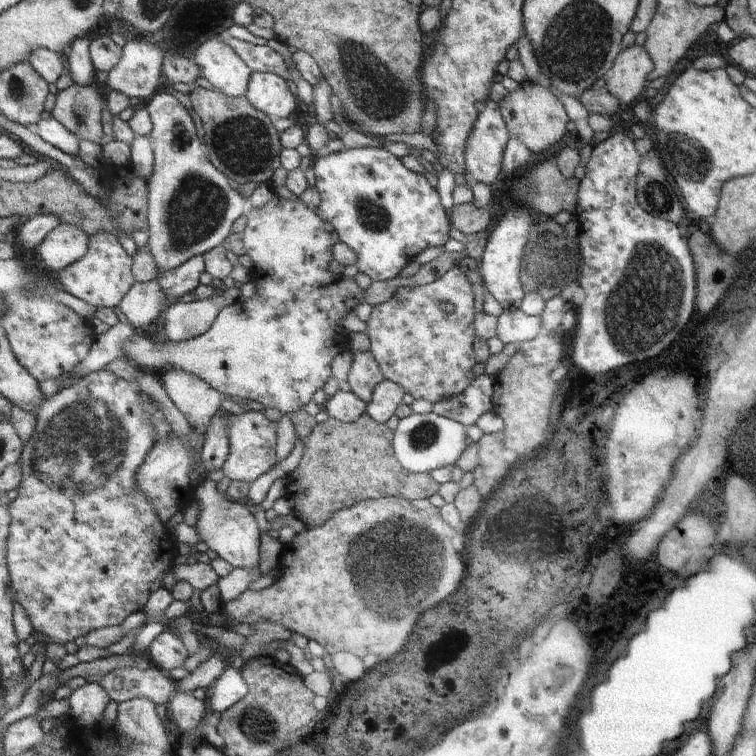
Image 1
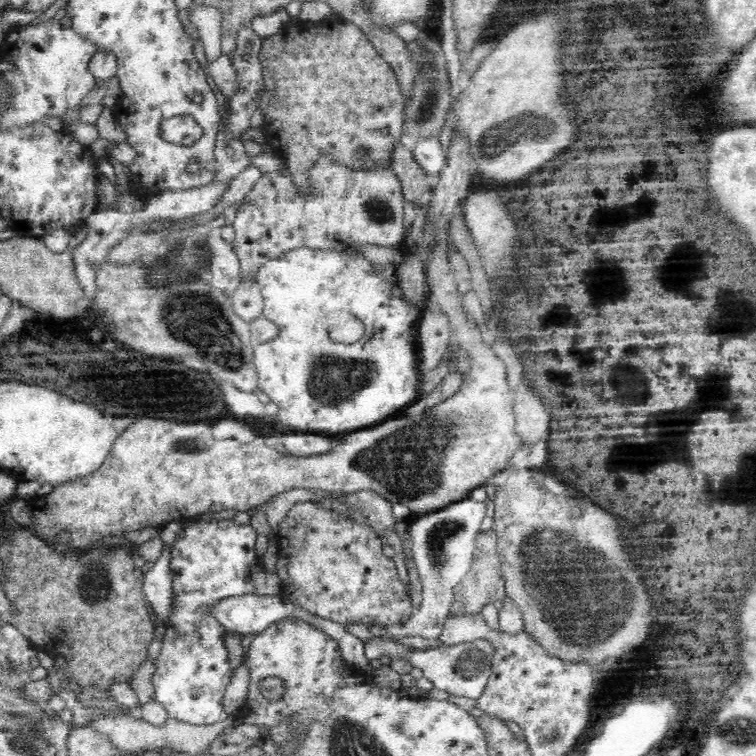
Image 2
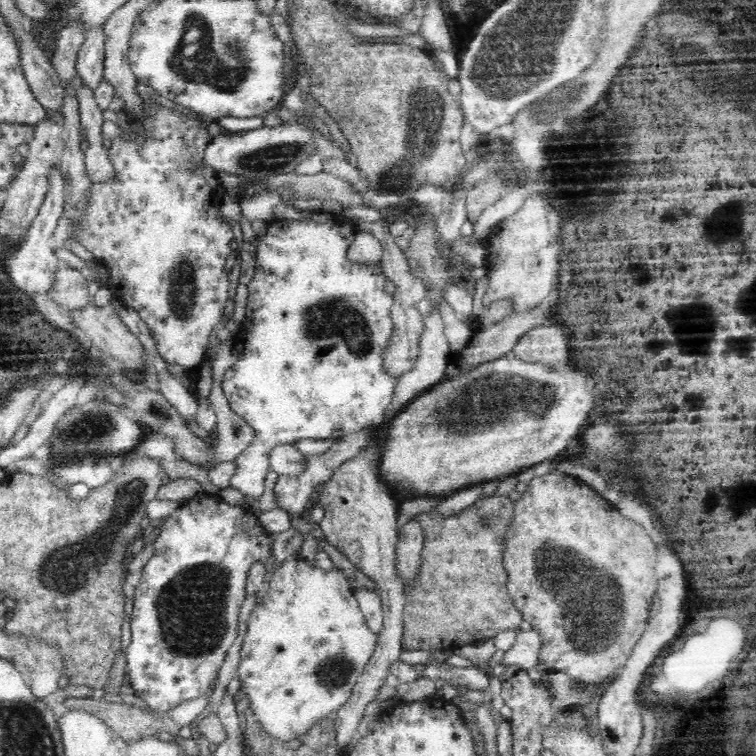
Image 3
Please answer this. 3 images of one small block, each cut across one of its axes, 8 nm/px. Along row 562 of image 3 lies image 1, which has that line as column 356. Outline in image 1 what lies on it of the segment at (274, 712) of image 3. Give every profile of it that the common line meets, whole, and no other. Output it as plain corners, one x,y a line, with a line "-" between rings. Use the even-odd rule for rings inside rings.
275,197
264,207
251,208
247,214
247,228
243,232
246,254
254,262
251,280
256,294
250,299
226,306
213,326
196,339
174,343
165,339
147,338
136,332
123,346
124,359
141,368
177,367
208,382
225,396
242,401
255,400
266,407
276,408
281,417
277,424
277,461
285,460
297,446
299,438
291,414
305,408
317,390
325,388
333,376
331,362
335,356
347,351
351,331
343,324
344,318
355,312
365,298
354,277
333,274
329,264
333,262
333,240
325,228
325,220
319,211
308,207
301,198

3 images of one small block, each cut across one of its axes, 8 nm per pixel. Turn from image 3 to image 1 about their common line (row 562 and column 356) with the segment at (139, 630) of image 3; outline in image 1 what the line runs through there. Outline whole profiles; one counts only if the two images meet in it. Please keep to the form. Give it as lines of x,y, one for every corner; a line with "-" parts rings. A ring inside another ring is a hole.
358,147
341,149
312,162
316,182
322,201
319,213
337,232
341,242
358,254
359,271
377,280
393,280
401,276
410,262
431,247
443,247
449,240
451,218
447,216
441,196
429,180
417,171
409,170
401,158
393,156
389,150
381,147

